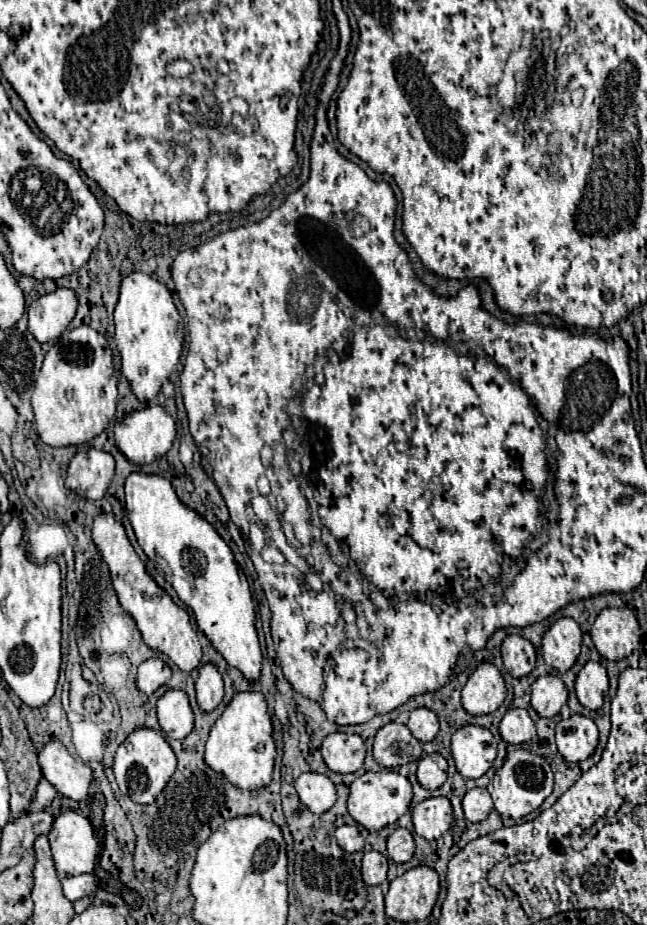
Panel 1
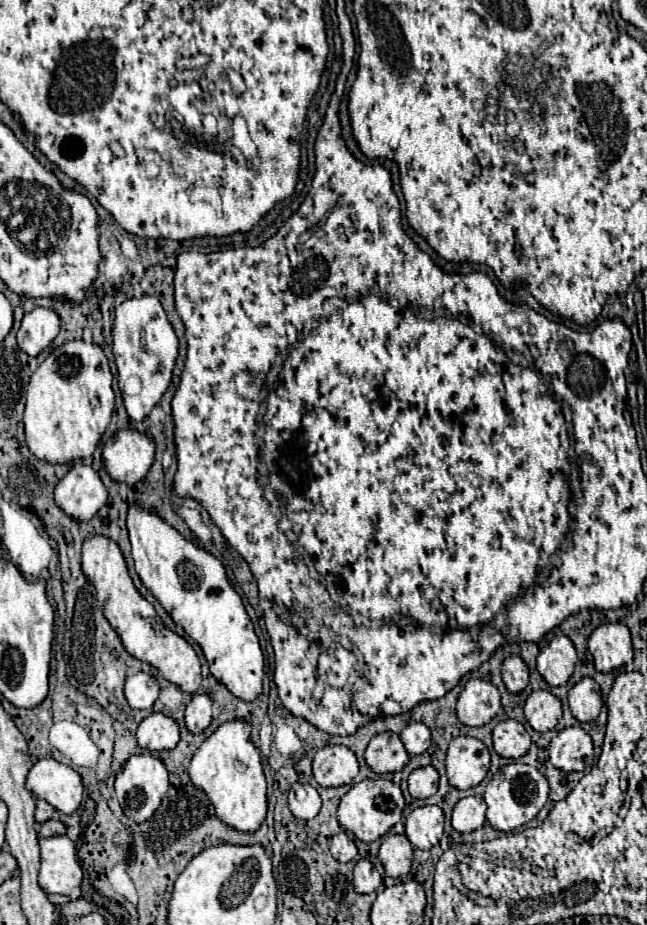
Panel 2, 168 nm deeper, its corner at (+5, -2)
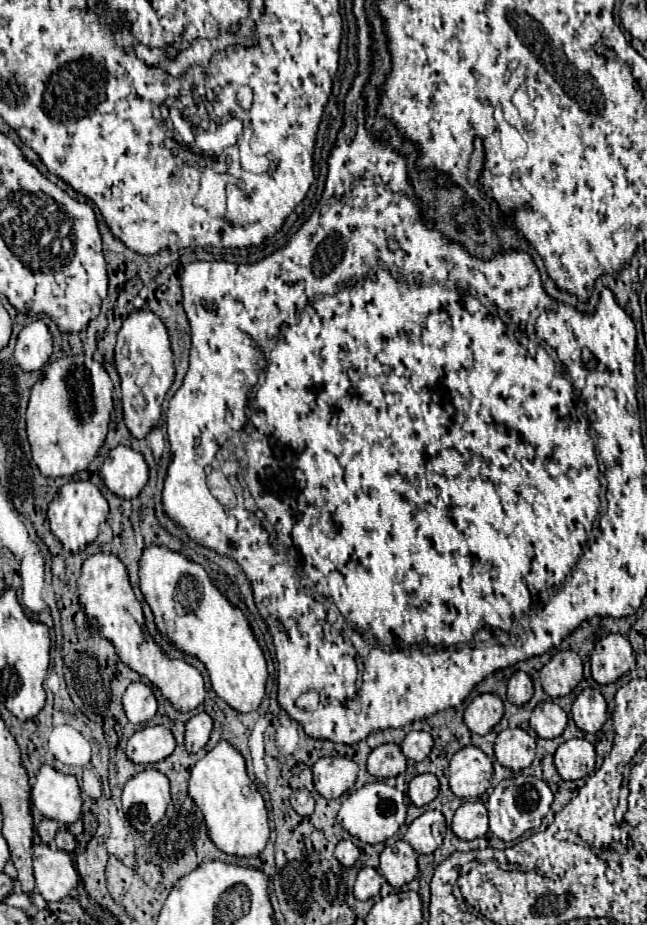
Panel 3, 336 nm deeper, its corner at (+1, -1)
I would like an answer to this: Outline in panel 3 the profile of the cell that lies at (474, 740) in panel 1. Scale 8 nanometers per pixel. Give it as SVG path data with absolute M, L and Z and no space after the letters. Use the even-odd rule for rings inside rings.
M474 745L450 759L450 789L458 799L480 797L492 785L492 761Z

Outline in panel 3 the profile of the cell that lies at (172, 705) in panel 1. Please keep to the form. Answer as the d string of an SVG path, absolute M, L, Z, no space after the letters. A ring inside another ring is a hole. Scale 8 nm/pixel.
M148 725L128 739L126 757L136 765L152 765L166 759L174 751L174 747L176 741L166 727Z

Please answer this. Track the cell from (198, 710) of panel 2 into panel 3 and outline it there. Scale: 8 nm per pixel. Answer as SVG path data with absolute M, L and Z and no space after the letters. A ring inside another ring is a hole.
M198 713L194 715L188 723L186 723L186 733L184 733L184 745L188 753L198 753L200 749L204 749L204 745L210 739L210 731L212 731L212 719L208 713Z

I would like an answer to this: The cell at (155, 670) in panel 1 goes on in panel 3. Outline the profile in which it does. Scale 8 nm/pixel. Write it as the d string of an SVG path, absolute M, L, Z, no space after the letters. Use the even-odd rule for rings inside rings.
M132 683L126 689L122 703L124 703L128 721L134 725L148 723L156 715L156 697L154 697L152 689L144 683Z

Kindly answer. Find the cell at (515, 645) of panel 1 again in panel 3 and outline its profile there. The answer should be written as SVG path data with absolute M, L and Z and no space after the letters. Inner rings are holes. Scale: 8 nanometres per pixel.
M516 671L508 681L508 701L520 707L530 701L532 693L532 679L524 671Z

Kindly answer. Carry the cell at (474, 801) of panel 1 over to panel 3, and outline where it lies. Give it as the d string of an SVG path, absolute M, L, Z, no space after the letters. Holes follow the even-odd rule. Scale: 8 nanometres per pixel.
M466 801L458 807L452 821L452 831L458 839L472 841L488 833L488 813L482 803Z

